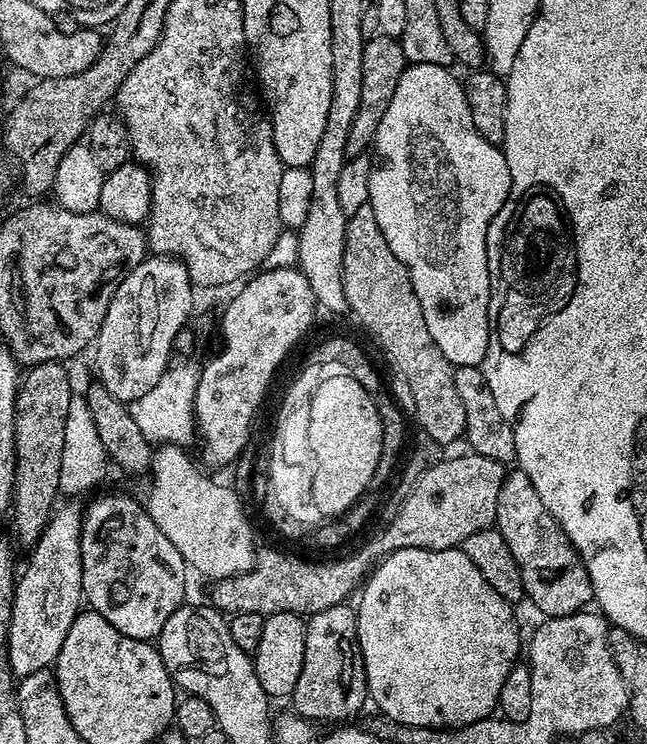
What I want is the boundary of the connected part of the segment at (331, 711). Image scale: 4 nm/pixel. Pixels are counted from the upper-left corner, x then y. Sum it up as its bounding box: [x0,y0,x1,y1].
[290,602,369,722]

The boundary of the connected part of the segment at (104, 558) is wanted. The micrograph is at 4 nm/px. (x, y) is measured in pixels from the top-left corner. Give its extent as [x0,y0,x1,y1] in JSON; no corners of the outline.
[80,492,190,641]

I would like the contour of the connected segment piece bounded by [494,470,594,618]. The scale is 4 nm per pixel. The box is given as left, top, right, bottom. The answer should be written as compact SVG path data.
M513 470L505 475L502 490L498 490L494 526L502 538L506 538L506 546L510 546L510 554L514 554L518 570L522 570L524 595L529 601L532 599L541 617L569 616L587 609L593 603L592 583L582 558L568 541L568 535L554 514L546 510L542 498L538 498L538 490L534 490L534 482L530 482L524 472Z

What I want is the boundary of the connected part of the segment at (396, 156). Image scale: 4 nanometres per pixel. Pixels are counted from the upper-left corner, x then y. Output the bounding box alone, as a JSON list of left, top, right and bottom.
[367,64,512,368]

